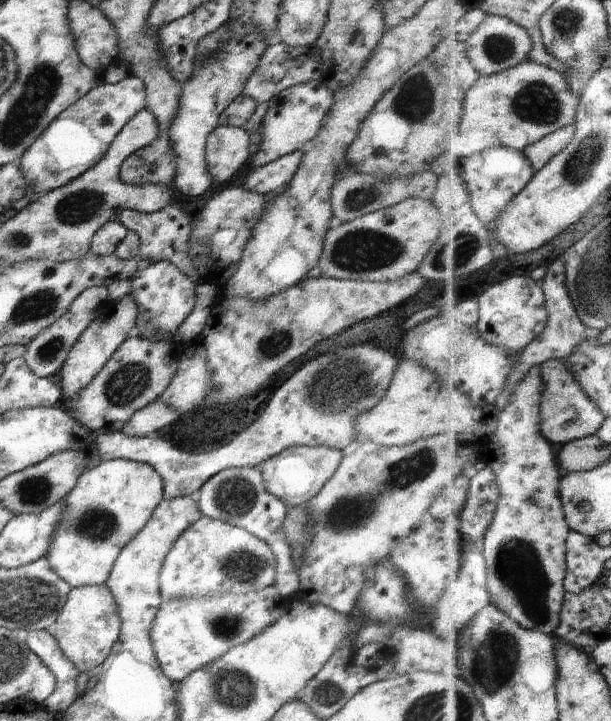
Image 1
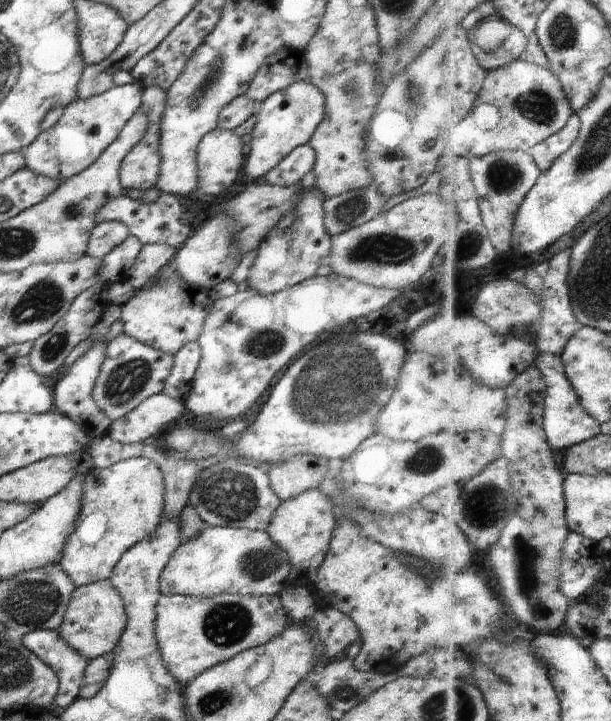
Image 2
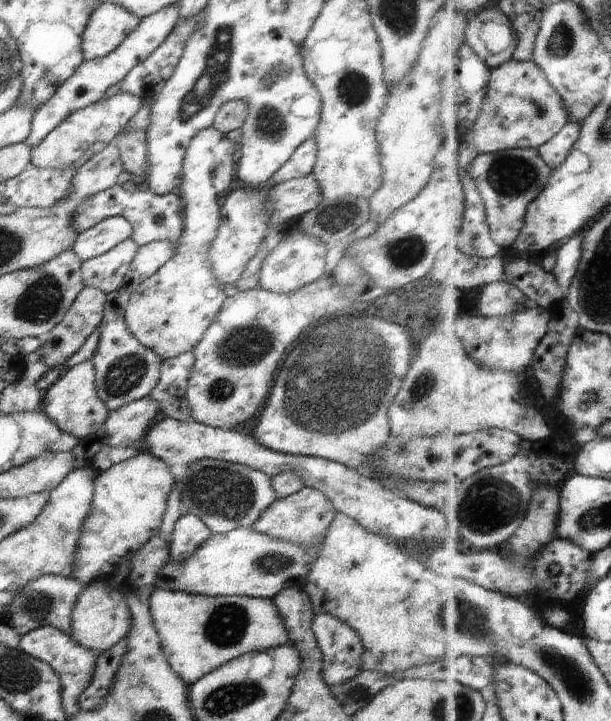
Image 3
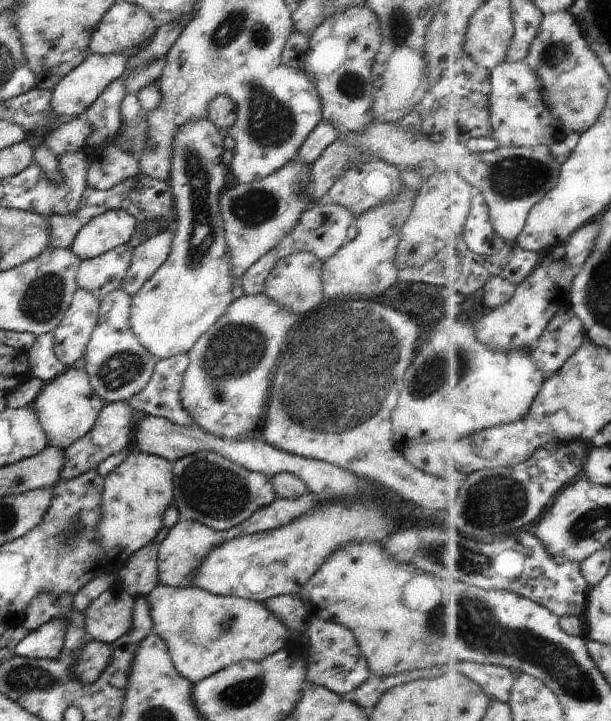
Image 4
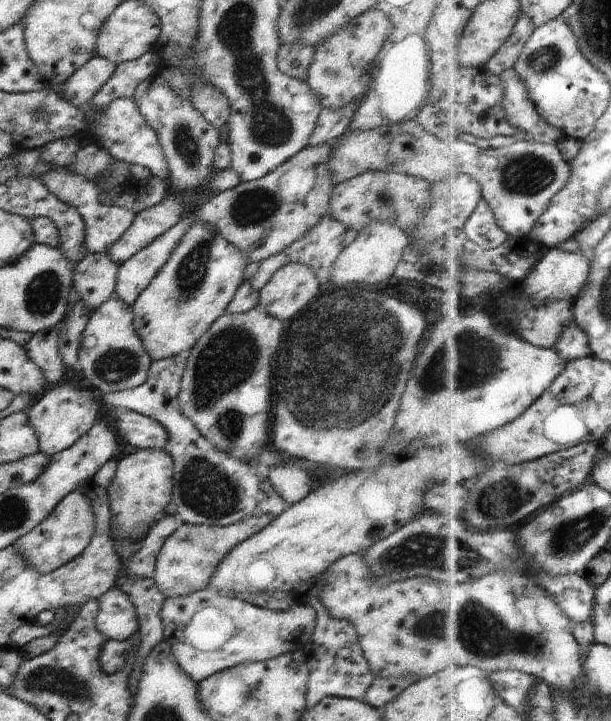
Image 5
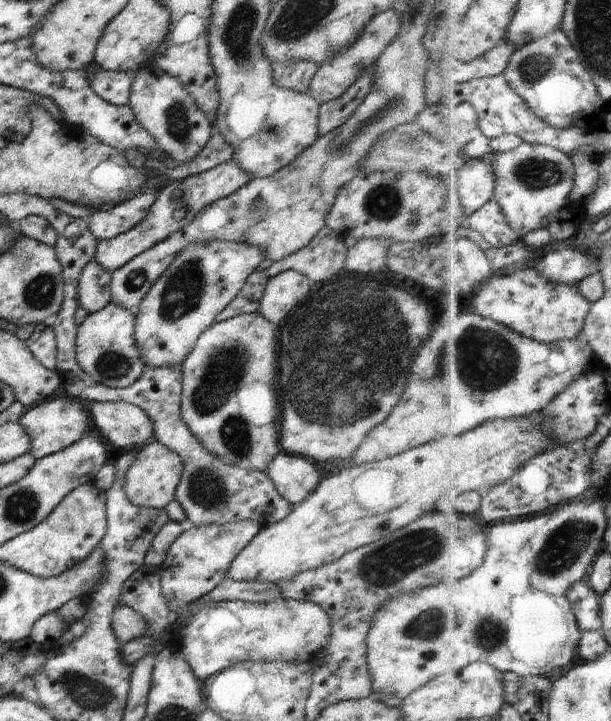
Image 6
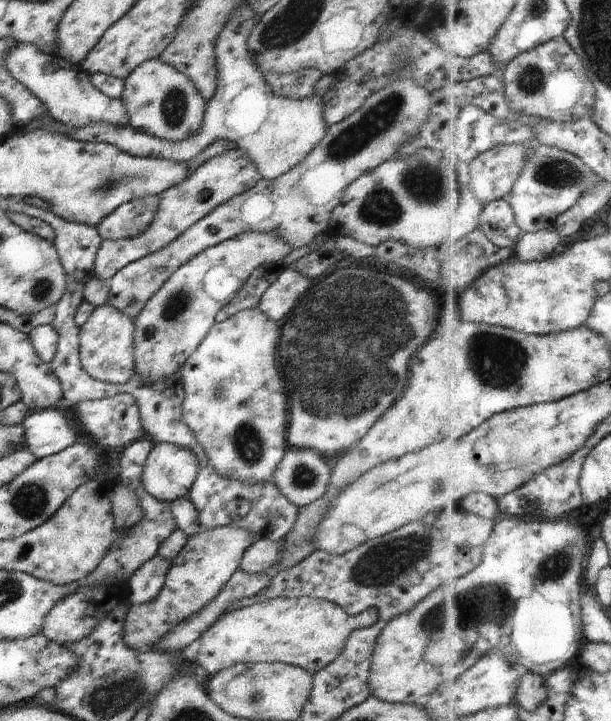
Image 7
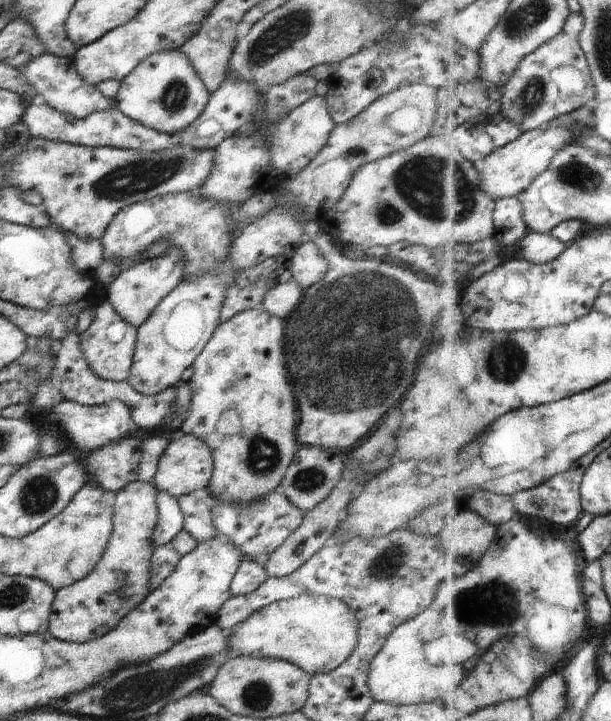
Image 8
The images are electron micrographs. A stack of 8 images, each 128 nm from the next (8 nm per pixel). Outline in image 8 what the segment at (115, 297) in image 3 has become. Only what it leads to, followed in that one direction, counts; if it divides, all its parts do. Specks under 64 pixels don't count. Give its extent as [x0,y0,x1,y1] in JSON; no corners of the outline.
[78,298,136,382]

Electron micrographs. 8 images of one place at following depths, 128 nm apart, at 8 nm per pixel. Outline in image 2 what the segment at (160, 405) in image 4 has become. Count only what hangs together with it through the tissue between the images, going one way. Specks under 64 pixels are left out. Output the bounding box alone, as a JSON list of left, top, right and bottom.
[161,341,200,403]

